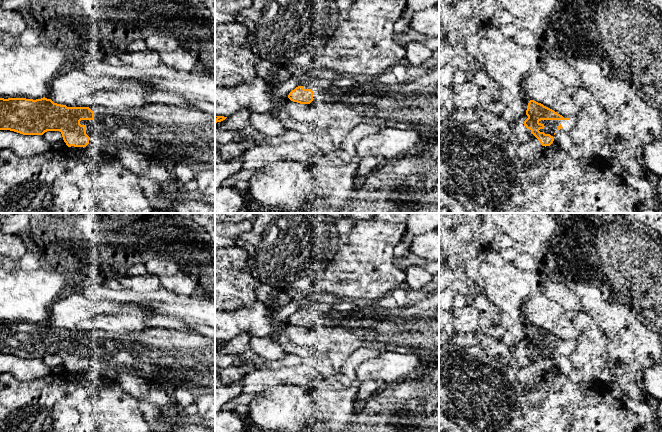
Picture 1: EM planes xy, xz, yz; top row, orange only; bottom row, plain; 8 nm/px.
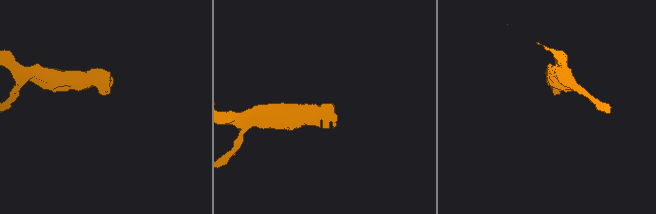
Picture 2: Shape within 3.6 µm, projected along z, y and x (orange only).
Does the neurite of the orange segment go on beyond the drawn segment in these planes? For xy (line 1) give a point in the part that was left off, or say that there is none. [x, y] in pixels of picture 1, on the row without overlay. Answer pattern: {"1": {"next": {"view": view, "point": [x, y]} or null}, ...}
{"1": {"next": null}}

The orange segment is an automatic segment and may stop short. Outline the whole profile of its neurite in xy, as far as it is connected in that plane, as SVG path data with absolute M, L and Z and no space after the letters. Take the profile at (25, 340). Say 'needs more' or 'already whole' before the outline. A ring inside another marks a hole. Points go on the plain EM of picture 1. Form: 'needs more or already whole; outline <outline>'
already whole; outline M45 321L41 323L0 322L0 354L23 359L60 355L68 371L86 371L90 361L81 344L93 344L89 331L67 331Z

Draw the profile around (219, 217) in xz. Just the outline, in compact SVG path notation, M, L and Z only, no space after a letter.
M215 213L215 222L239 223L251 221L253 223L259 214L260 213Z

